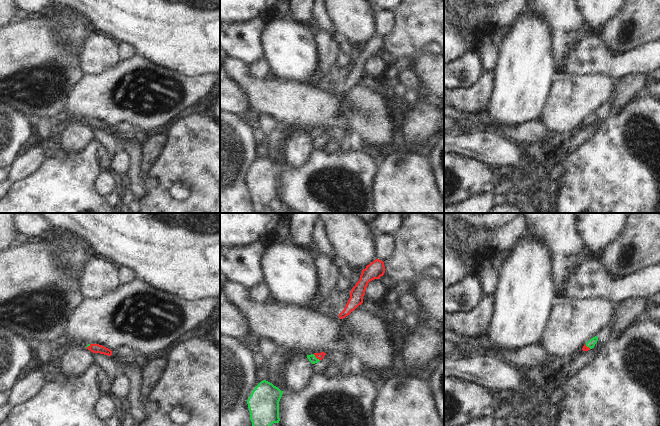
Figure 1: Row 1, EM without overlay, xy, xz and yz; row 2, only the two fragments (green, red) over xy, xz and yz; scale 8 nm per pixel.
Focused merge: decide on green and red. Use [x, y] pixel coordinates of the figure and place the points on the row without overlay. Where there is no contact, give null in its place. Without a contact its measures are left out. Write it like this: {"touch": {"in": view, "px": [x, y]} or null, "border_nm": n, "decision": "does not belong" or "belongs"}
{"touch": {"in": "xz", "px": [315, 133]}, "border_nm": 80, "decision": "belongs"}

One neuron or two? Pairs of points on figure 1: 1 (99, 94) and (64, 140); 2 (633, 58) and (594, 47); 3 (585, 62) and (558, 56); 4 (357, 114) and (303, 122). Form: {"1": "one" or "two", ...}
{"1": "two", "2": "one", "3": "two", "4": "one"}

